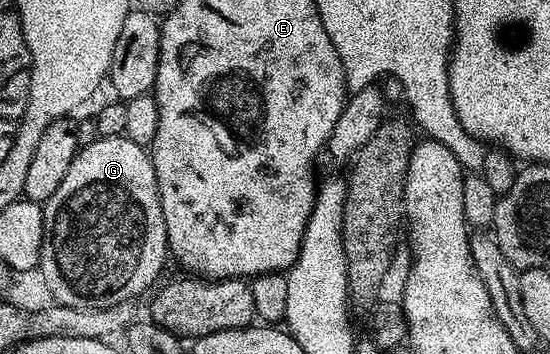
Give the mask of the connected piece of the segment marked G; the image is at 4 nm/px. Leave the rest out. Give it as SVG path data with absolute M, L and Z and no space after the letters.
M100 136L91 144L80 147L79 152L73 158L73 162L66 172L65 178L61 178L61 186L57 186L50 198L44 200L43 206L43 241L41 242L41 258L39 268L45 274L46 285L52 294L54 303L73 306L74 308L108 308L118 304L126 304L134 301L134 296L142 292L150 293L151 286L163 270L163 263L169 260L169 249L167 247L167 231L165 230L165 218L159 201L159 187L153 170L151 153L144 145L133 142L128 136Z

